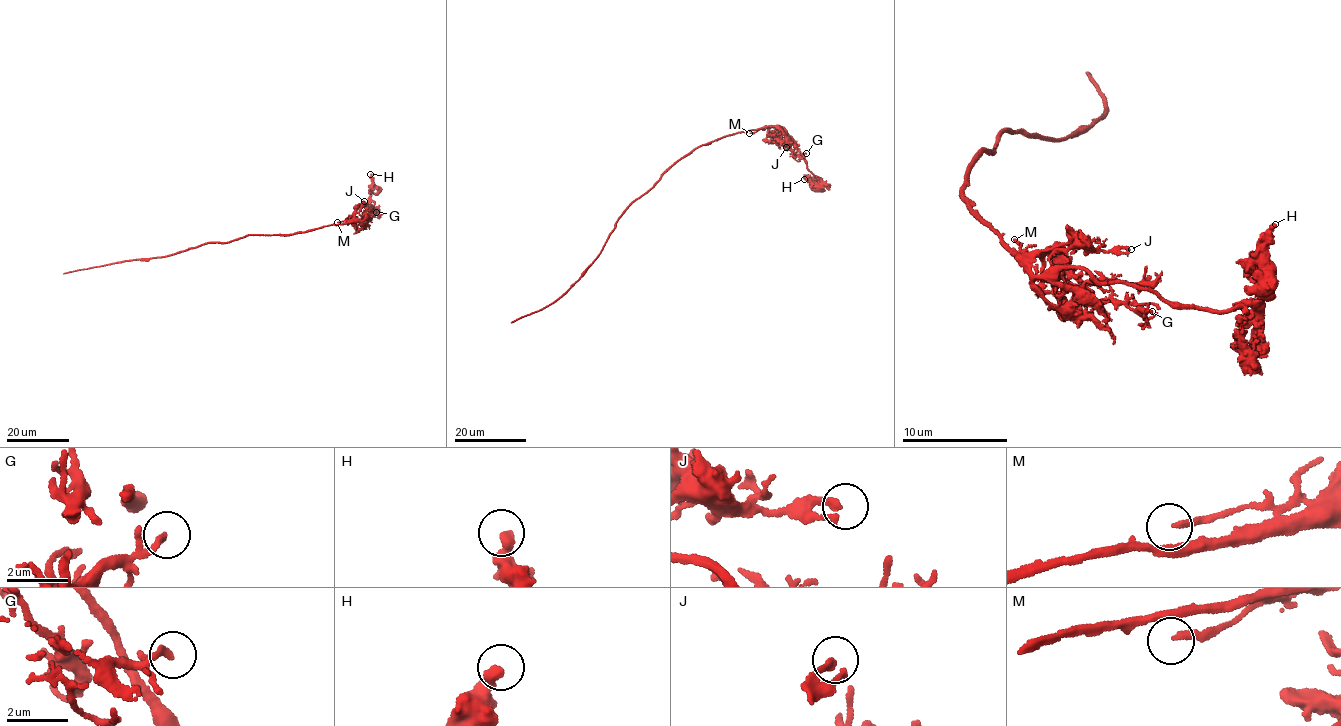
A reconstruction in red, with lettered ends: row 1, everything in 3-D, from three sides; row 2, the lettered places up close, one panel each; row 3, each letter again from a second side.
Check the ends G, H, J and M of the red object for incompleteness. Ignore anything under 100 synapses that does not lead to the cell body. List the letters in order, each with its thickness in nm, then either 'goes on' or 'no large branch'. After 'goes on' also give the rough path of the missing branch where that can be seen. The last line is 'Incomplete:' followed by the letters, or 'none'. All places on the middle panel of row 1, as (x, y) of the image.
G: 150 nm | no large branch
H: 400 nm | no large branch
J: 240 nm | no large branch
M: 200 nm | no large branch
Incomplete: none

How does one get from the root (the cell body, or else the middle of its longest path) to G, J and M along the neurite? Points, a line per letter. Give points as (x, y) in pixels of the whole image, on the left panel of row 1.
G: (255, 235), (284, 235), (358, 221), (364, 226), (367, 221), (364, 218), (376, 212)
J: (255, 235), (284, 235), (351, 221), (364, 201)
M: (255, 235), (284, 235), (337, 222)

